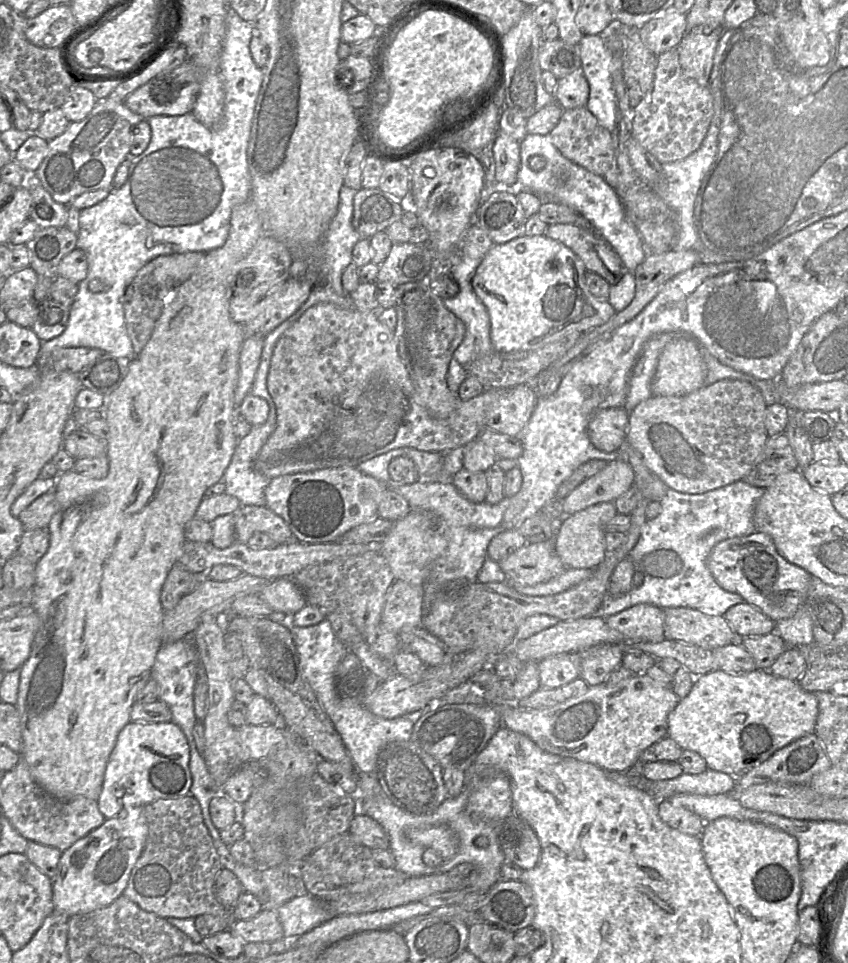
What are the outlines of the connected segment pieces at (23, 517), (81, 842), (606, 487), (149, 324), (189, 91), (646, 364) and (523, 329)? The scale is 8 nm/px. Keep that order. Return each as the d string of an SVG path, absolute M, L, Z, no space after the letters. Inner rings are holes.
M50 490L36 498L18 518L24 531L48 528L50 521L58 510L55 490Z
M128 806L112 818L74 842L62 852L57 874L52 880L54 910L68 916L87 913L108 906L117 899L127 885L130 872L141 854L147 836L143 806Z
M614 460L562 499L564 517L599 503L613 502L634 485L635 474L630 464Z
M186 252L158 256L146 263L127 286L123 296L126 328L134 352L140 354L149 341L157 320L173 291L200 266L206 252Z
M186 60L176 68L162 72L126 97L123 103L134 113L148 119L153 116L181 116L190 113L200 92L202 71Z
M661 333L655 335L645 343L630 378L623 408L628 412L629 418L631 411L633 411L637 405L652 396L683 396L697 391L705 384L706 364L702 359L702 348L686 335Z
M545 235L518 236L504 244L494 244L480 261L475 274L471 280L471 285L476 296L486 307L490 320L490 339L495 351L500 353L532 351L543 347L548 343L560 340L565 335L576 331L581 323L581 318L591 316L594 307L590 307L582 300L582 290L576 284L576 275L574 274L575 254L563 244L554 241Z

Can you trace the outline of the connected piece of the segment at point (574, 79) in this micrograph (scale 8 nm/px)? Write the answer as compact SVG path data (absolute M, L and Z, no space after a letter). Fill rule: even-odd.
M578 70L559 79L552 95L564 110L568 110L585 107L589 93L589 83L583 71Z

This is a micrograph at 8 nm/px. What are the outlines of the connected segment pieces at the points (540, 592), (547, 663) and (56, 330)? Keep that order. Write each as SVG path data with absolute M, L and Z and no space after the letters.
M551 541L527 543L498 564L507 577L505 582L508 586L522 595L535 597L554 595L568 590L589 578L593 572L593 569L565 569Z
M558 654L538 662L543 688L564 686L581 675L581 654Z
M52 300L37 302L37 316L31 329L43 342L59 336L67 327L70 308Z

